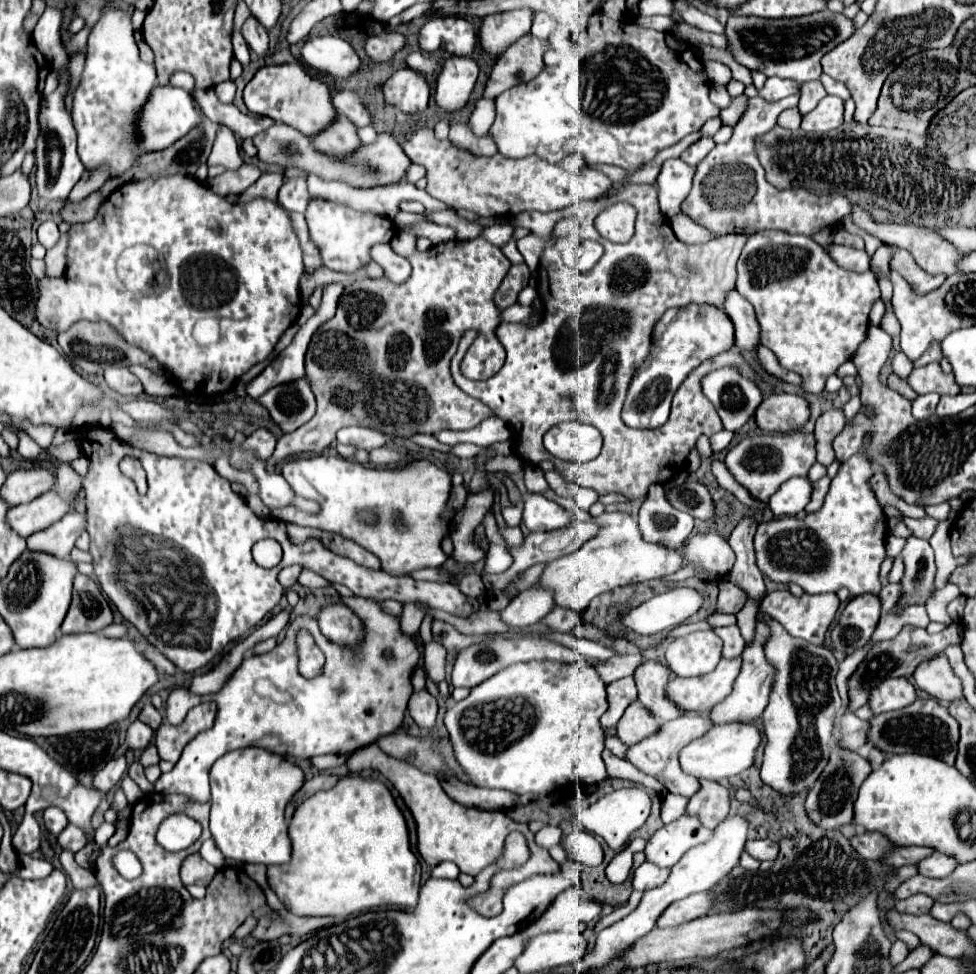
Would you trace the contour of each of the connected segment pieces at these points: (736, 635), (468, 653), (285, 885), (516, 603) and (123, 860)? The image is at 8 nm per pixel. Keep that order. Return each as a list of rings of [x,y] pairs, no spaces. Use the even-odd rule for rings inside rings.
[[[726,626],[726,628],[714,628],[714,632],[722,638],[724,648],[722,648],[722,656],[724,658],[734,658],[740,656],[744,650],[744,638],[740,634],[738,626]]]
[[[486,638],[478,644],[472,644],[468,648],[464,648],[456,662],[454,662],[454,670],[452,670],[452,686],[466,686],[466,688],[474,688],[478,684],[482,684],[484,680],[488,680],[490,676],[498,674],[500,670],[518,664],[518,662],[532,662],[532,660],[554,660],[554,662],[562,662],[562,664],[570,664],[576,662],[580,658],[578,652],[574,652],[568,646],[556,644],[552,640],[546,638]]]
[[[344,776],[332,790],[316,792],[296,808],[290,822],[290,840],[292,860],[284,866],[268,866],[268,886],[296,916],[334,916],[344,920],[368,910],[416,908],[420,892],[416,876],[418,858],[410,854],[410,836],[404,814],[384,782],[362,776]]]
[[[532,586],[520,592],[500,614],[510,626],[530,626],[540,622],[554,608],[554,592],[542,586]]]
[[[118,852],[114,856],[114,866],[116,870],[124,876],[124,878],[138,878],[140,870],[138,870],[138,860],[134,860],[134,854],[124,854],[124,852]]]

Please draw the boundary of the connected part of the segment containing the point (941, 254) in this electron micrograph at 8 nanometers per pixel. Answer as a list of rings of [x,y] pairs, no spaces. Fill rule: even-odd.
[[[854,204],[852,206],[852,222],[864,230],[866,234],[882,240],[884,244],[896,244],[900,248],[908,248],[908,252],[914,256],[916,264],[930,272],[930,274],[938,274],[938,270],[952,270],[952,264],[954,264],[954,258],[956,258],[956,252],[954,248],[942,240],[940,236],[936,236],[934,232],[926,230],[926,228],[918,228],[918,226],[906,226],[906,224],[896,224],[896,222],[876,222],[872,220],[872,216],[860,206],[860,204]]]

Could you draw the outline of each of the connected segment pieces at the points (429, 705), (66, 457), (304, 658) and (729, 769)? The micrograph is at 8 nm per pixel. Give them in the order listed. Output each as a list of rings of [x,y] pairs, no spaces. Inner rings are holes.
[[[426,690],[414,692],[410,696],[410,702],[408,702],[408,712],[420,728],[432,730],[436,724],[436,714],[438,714],[436,698],[430,696]]]
[[[68,440],[68,442],[64,442],[64,444],[58,446],[58,448],[48,448],[48,454],[56,456],[58,460],[64,460],[64,462],[72,462],[72,460],[84,456],[82,450],[80,450],[78,440]]]
[[[300,630],[296,636],[298,644],[298,670],[304,678],[316,678],[324,672],[324,654],[314,644],[314,638],[310,632]]]
[[[742,722],[716,724],[702,738],[690,742],[680,752],[680,768],[686,774],[692,774],[696,778],[708,778],[708,780],[738,776],[754,764],[754,756],[760,742],[762,742],[762,734],[754,724],[742,724]]]

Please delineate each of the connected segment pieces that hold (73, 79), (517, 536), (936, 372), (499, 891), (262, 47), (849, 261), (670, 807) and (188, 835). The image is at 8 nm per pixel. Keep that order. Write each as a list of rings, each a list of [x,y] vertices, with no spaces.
[[[82,50],[82,52],[78,52],[76,56],[72,56],[72,60],[70,60],[70,64],[68,64],[68,70],[70,70],[70,92],[76,88],[76,84],[78,84],[78,78],[80,78],[80,74],[82,74],[82,68],[84,68],[84,56],[86,56],[86,50]]]
[[[508,528],[508,530],[502,530],[506,536],[506,542],[510,544],[510,548],[520,548],[524,544],[524,536],[520,532],[520,528]]]
[[[932,362],[928,366],[916,368],[910,374],[908,384],[918,394],[928,394],[928,392],[936,392],[936,394],[958,394],[960,392],[960,386],[956,384],[956,380],[952,376],[948,376],[948,374],[942,374],[942,368],[940,368],[938,362]]]
[[[498,876],[492,878],[492,886],[488,890],[488,894],[478,896],[476,900],[472,900],[472,906],[482,912],[484,916],[496,916],[502,910],[502,894],[504,894],[504,884],[498,882]]]
[[[256,18],[246,20],[246,24],[242,26],[242,36],[256,56],[266,56],[266,52],[268,52],[268,32],[264,30],[264,26],[260,22],[256,22]]]
[[[830,246],[828,254],[834,258],[834,262],[850,272],[866,272],[870,270],[870,256],[866,254],[866,250],[854,250],[854,248],[846,248],[846,246]]]
[[[664,794],[662,798],[662,822],[670,824],[674,820],[678,820],[678,816],[684,814],[688,804],[688,798],[678,796],[678,794]]]
[[[178,812],[166,818],[156,834],[156,842],[170,852],[184,850],[192,846],[198,838],[200,838],[200,824],[192,820],[186,812]]]

